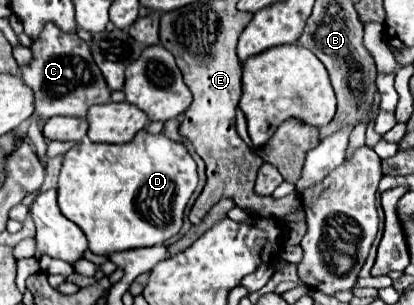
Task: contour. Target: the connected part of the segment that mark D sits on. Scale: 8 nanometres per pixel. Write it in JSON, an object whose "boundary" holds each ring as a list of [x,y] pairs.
{"boundary":[[[141,130],[127,144],[95,144],[91,140],[83,140],[71,148],[63,158],[59,174],[59,208],[65,218],[85,232],[91,252],[109,256],[113,252],[157,246],[179,234],[183,226],[183,210],[195,188],[197,164],[189,156],[187,148],[163,134],[149,134]]]}

